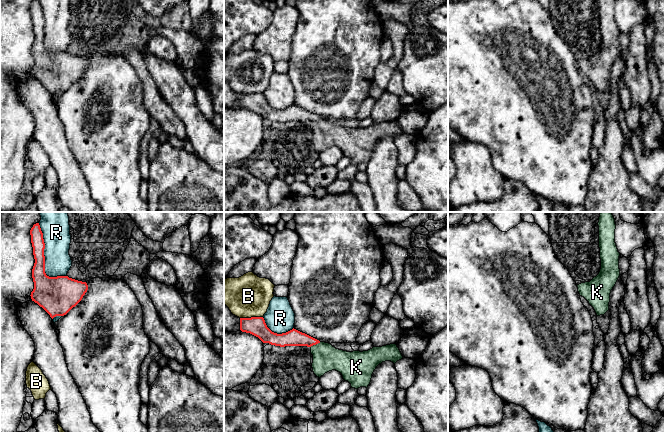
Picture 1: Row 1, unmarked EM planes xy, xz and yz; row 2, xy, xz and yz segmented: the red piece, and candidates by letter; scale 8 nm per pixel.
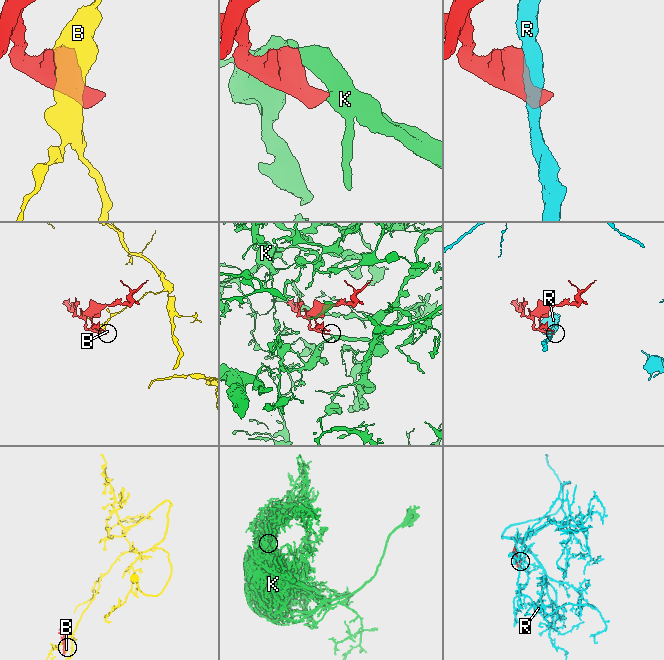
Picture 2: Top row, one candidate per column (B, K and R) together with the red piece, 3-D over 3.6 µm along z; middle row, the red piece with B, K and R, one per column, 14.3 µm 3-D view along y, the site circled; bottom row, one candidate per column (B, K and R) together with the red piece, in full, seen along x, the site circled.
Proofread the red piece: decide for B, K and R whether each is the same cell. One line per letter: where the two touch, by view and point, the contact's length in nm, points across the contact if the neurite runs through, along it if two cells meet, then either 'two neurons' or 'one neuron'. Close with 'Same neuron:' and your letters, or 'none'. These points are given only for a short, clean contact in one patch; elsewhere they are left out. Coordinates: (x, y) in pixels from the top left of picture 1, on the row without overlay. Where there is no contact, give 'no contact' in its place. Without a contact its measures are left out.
B: meets red in xz at (251, 93); contact 180 nm long; two neurons
K: meets red in xz at (315, 120); contact 90 nm long; runs through xz (293, 113), (315, 120), (326, 134); one neuron
R: meets red in xy at (44, 35); contact 480 nm long; two neurons
Same neuron: K

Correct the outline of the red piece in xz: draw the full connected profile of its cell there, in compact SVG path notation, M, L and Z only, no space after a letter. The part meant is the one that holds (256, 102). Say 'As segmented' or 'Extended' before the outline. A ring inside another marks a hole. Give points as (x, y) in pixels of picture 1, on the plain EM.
Extended. M263 93L240 94L240 106L258 113L263 119L285 122L307 122L313 131L312 144L317 153L336 146L352 164L368 163L376 143L385 137L394 140L403 134L396 120L373 123L368 127L347 128L336 125L329 119L292 105L286 109L272 108Z

